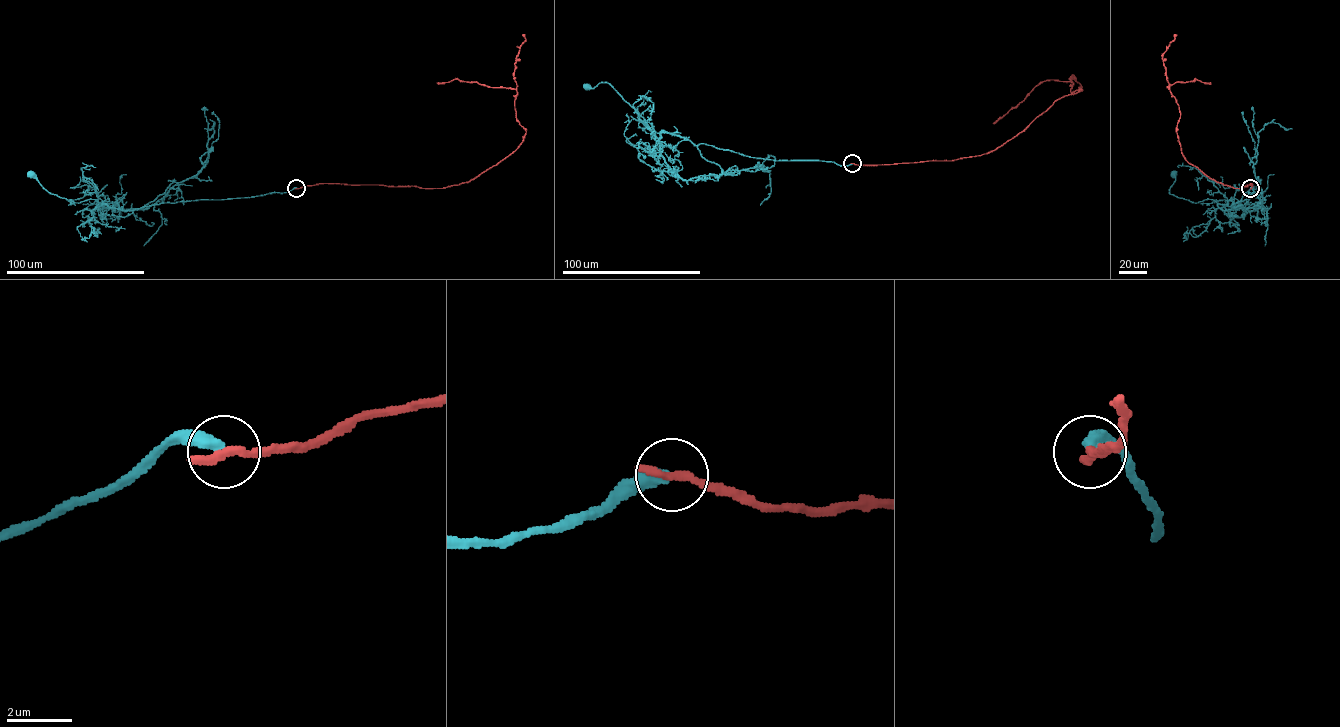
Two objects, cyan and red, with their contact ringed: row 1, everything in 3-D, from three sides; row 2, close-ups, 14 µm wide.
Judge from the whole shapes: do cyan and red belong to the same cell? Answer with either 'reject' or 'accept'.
reject

